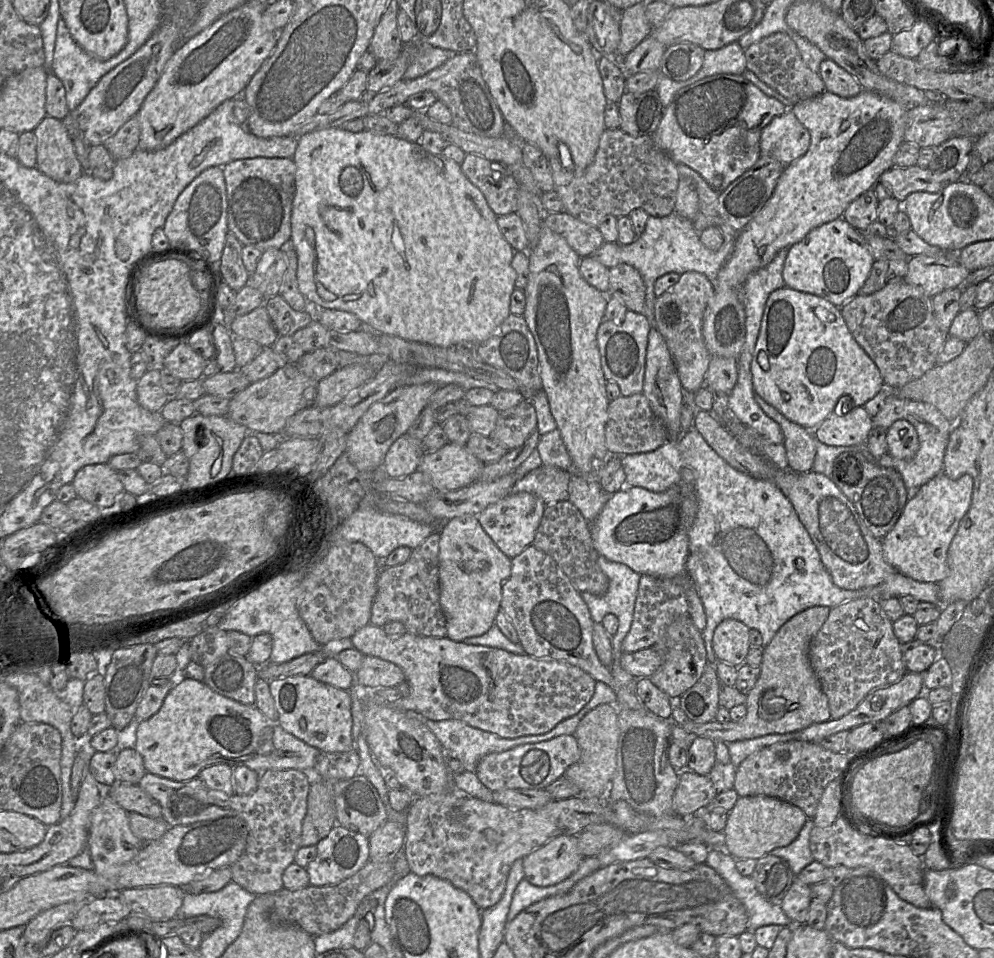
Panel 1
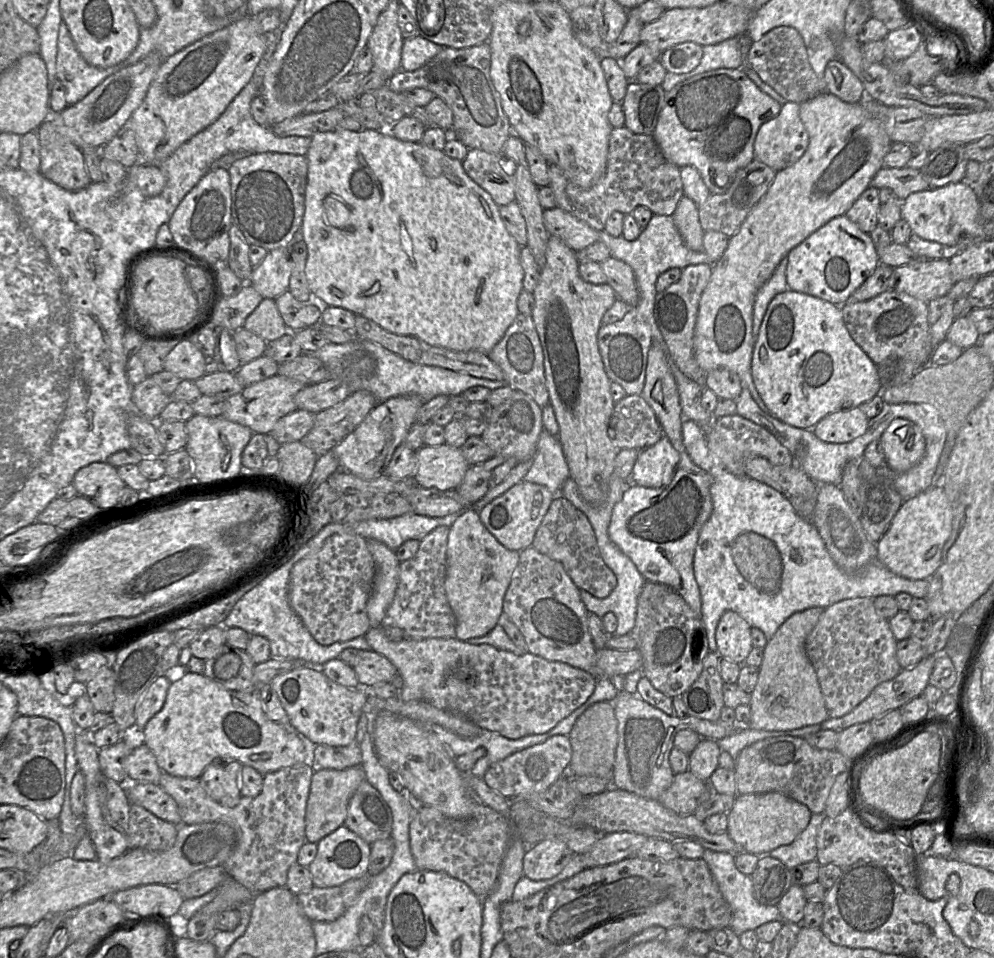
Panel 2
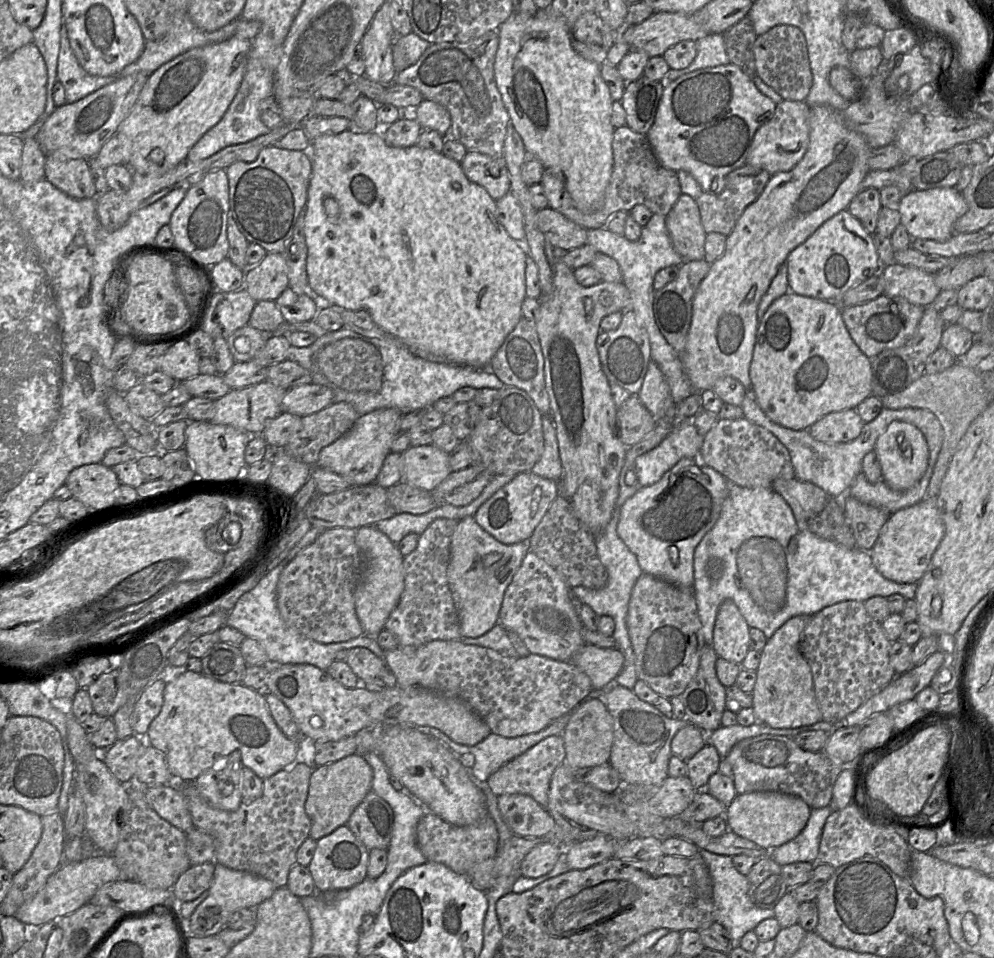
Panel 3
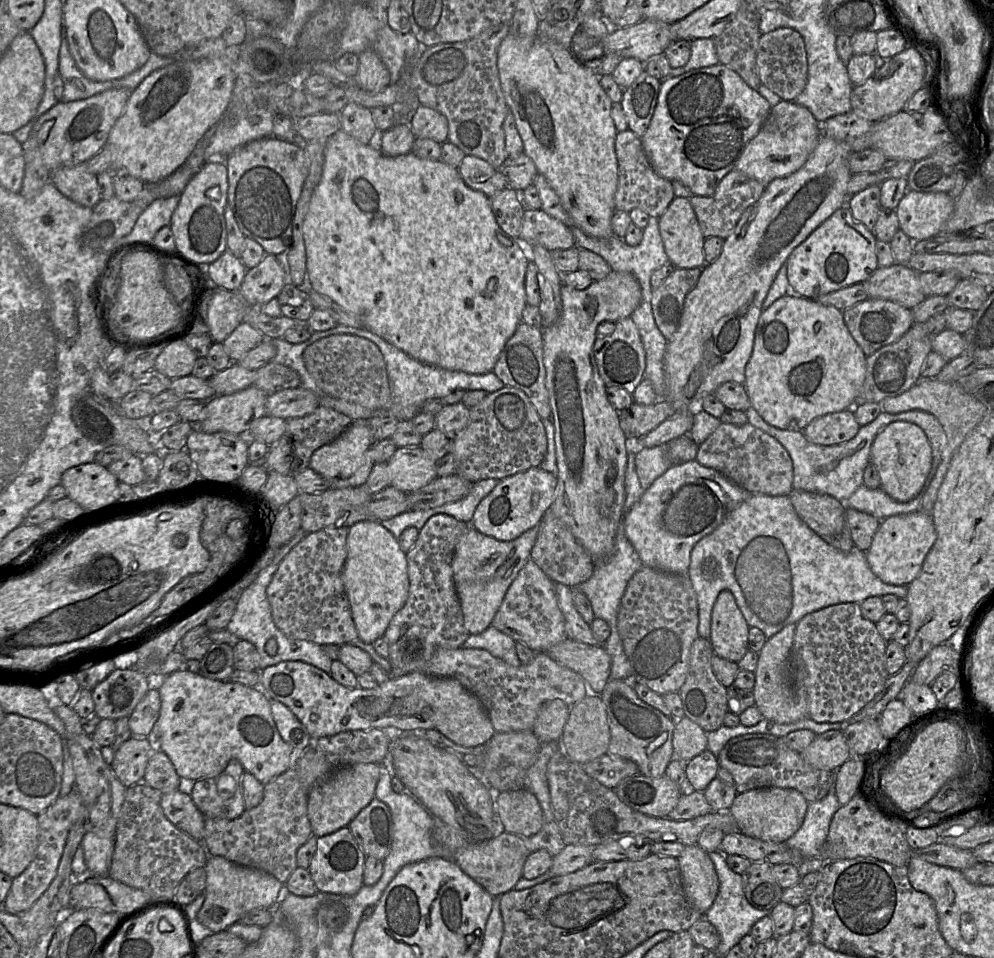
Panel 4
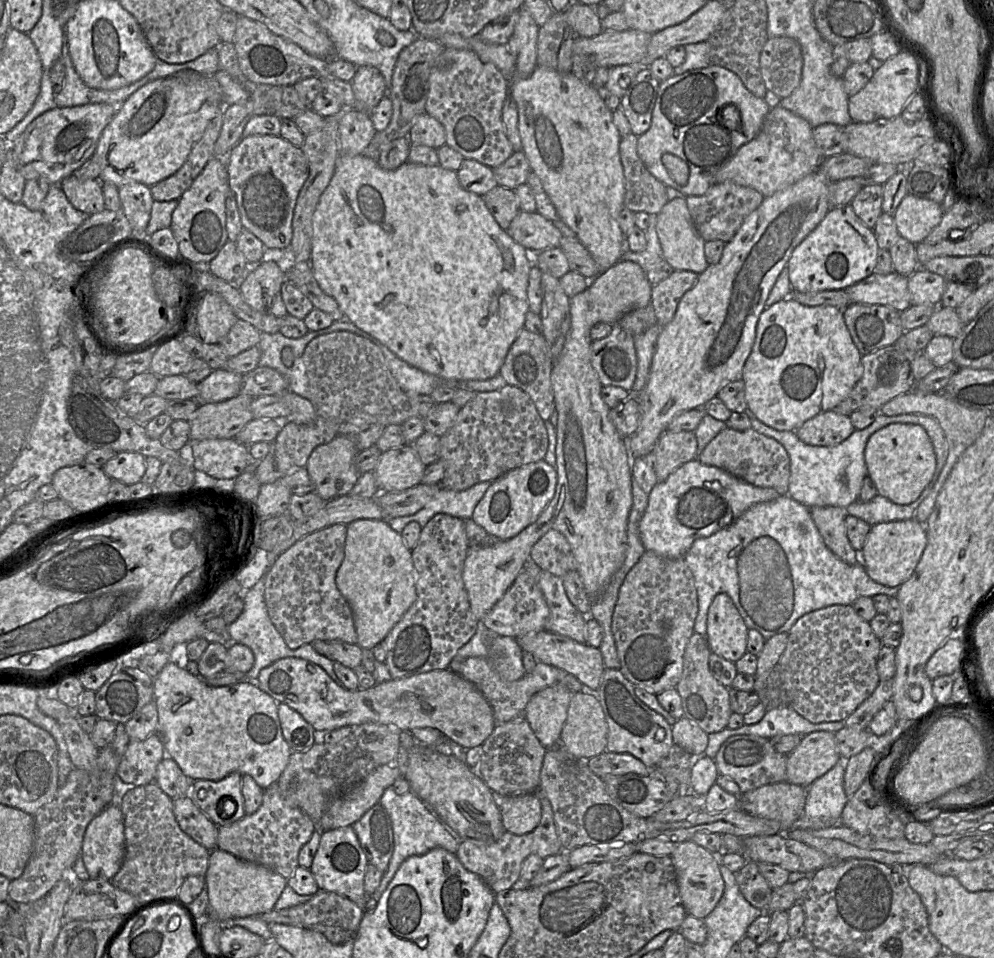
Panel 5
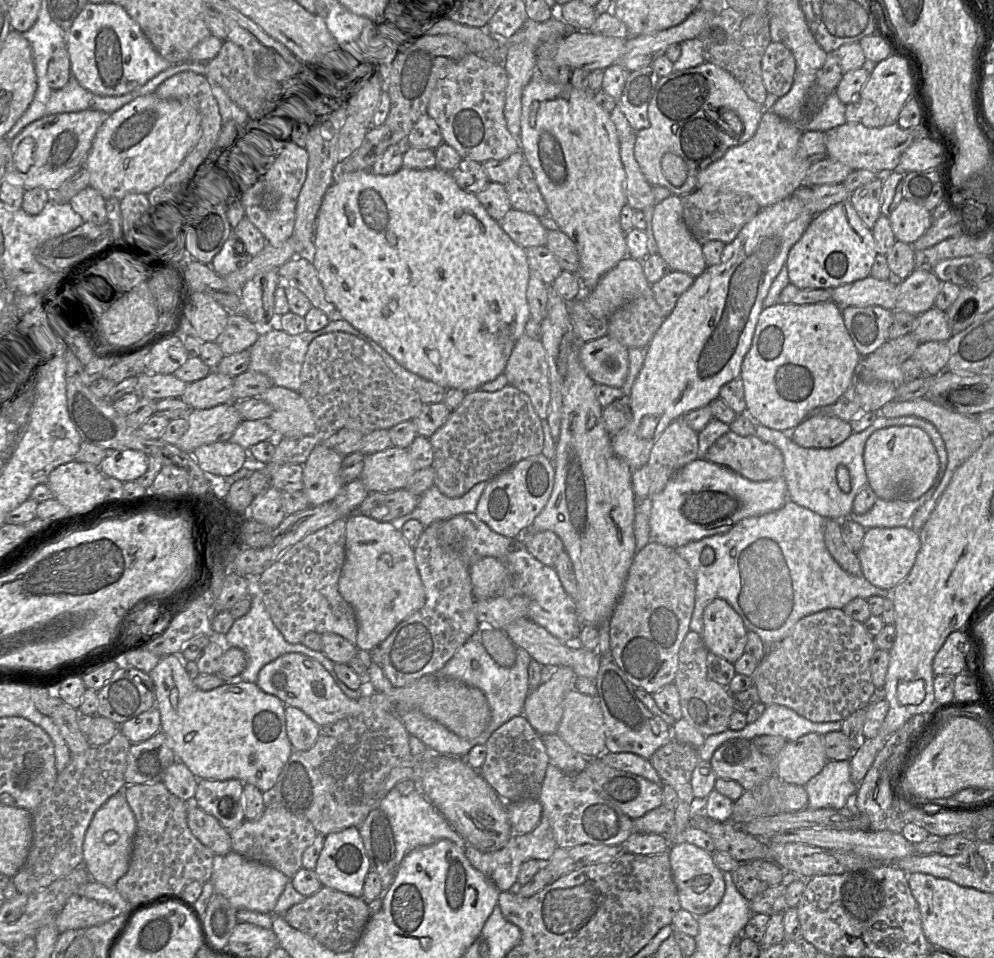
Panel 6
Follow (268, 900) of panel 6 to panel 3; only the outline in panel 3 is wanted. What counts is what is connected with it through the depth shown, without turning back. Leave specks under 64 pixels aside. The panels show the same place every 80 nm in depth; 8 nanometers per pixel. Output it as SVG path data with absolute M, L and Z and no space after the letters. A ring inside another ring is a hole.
M216 863L208 897L198 905L189 918L191 935L199 938L217 935L226 928L230 916L235 911L242 908L256 908L270 898L276 889L277 887L270 880Z

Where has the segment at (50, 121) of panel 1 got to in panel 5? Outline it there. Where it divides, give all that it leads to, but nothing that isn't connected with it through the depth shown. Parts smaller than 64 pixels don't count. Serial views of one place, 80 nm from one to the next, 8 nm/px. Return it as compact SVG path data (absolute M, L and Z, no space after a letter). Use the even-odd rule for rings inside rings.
M72 174L64 178L59 186L74 208L89 216L106 209L99 180L80 180Z

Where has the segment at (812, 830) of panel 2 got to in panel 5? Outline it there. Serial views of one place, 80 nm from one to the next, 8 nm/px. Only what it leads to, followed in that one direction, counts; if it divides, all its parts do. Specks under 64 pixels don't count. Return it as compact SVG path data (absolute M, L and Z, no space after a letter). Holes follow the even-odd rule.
M841 760L806 789L806 803L801 818L794 828L826 829L840 823L842 811L848 802L843 787L845 761Z

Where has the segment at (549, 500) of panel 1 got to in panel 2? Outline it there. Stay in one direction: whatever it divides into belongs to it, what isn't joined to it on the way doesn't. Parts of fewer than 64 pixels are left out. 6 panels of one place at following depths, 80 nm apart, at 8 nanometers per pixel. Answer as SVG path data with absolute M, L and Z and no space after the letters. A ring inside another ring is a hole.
M543 429L537 442L532 466L522 481L542 485L550 492L558 494L568 477L569 467L558 437Z

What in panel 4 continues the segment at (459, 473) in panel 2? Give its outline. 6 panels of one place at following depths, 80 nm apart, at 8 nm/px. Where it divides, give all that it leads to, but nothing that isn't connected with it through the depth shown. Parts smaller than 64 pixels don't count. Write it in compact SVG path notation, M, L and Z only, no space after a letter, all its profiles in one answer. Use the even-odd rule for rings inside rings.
M397 448L388 460L390 486L404 492L416 491L437 477L436 461L422 448Z

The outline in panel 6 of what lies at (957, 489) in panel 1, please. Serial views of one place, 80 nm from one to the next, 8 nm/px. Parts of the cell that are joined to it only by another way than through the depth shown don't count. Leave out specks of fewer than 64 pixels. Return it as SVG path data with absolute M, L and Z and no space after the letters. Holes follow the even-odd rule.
M909 525L866 529L857 552L863 577L876 587L893 590L910 573L920 547L919 531L913 530Z

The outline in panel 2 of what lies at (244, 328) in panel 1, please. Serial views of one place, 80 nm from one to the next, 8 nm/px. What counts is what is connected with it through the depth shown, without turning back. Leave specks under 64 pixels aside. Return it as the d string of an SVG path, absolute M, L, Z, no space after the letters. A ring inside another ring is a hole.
M263 298L258 306L246 318L243 328L255 333L265 341L273 341L285 335L288 331L275 299Z

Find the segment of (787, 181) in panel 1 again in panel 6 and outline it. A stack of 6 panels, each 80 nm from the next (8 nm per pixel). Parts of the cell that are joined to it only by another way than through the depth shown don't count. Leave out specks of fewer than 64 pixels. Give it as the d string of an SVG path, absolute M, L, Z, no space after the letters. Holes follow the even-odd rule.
M793 194L761 208L736 238L724 246L720 262L707 266L678 298L674 309L665 317L646 348L643 366L629 396L631 420L617 434L611 435L614 453L632 470L647 465L653 445L672 421L682 418L689 411L709 405L719 398L724 384L740 377L743 358L750 349L757 320L764 308L764 298L786 264L789 250L801 238L814 216Z

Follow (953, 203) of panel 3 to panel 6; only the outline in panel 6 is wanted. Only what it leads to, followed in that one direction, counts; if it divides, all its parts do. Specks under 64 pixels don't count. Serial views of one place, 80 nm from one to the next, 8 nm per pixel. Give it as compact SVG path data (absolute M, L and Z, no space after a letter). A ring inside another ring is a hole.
M903 198L888 216L896 240L913 244L932 225L932 214L916 202Z

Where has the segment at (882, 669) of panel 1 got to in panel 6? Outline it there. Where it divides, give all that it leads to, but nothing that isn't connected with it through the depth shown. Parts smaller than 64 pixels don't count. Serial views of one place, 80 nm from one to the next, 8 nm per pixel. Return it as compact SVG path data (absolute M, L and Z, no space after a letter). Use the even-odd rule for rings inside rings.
M831 608L825 609L820 612L810 614L801 618L792 629L791 633L785 637L781 642L777 643L773 647L769 647L764 658L758 663L758 666L754 672L753 681L754 686L757 689L758 695L760 697L760 702L765 705L778 704L784 705L791 708L799 715L811 720L812 722L834 722L843 721L849 715L854 713L861 707L865 707L869 702L871 702L871 696L875 692L875 686L872 683L871 672L870 672L870 660L872 655L876 650L874 644L874 638L871 637L863 623L853 620L848 617L843 609Z

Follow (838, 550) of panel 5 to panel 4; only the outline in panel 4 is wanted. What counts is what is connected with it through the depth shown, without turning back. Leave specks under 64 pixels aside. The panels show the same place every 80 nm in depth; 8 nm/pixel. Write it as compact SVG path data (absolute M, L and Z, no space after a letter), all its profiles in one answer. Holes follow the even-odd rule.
M793 489L788 496L800 519L826 543L842 552L849 552L854 547L846 521L848 507L845 502L840 502L827 494L796 489Z

